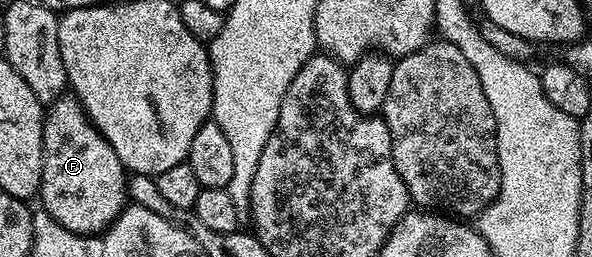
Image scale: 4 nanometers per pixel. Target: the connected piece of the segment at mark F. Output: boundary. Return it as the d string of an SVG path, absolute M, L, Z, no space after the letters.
M75 97L48 104L43 125L40 206L71 233L100 236L127 206L127 172Z

